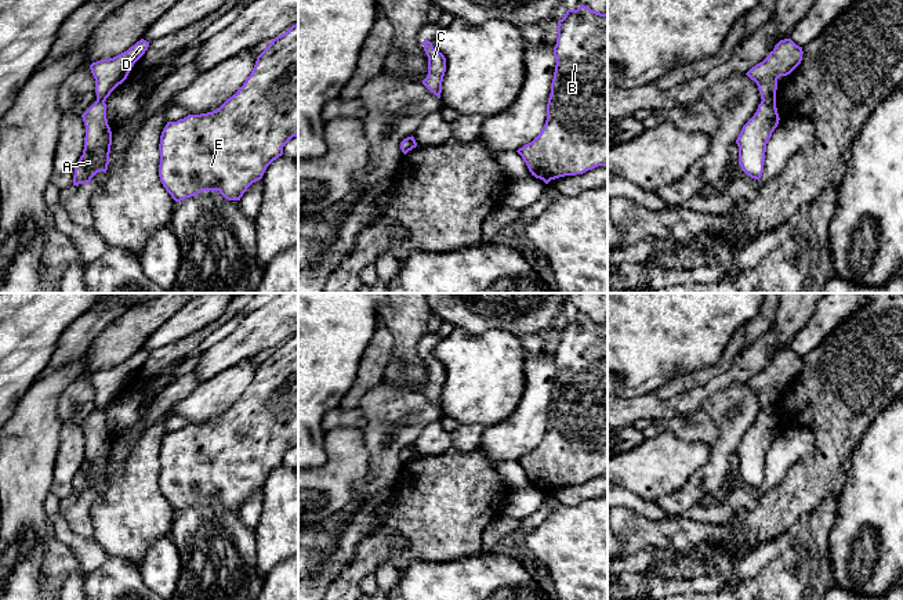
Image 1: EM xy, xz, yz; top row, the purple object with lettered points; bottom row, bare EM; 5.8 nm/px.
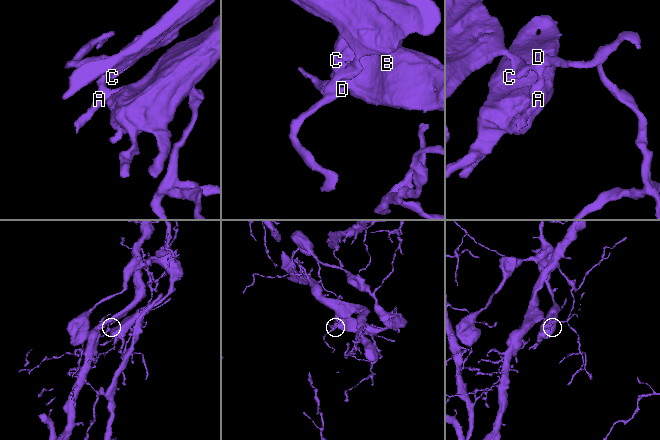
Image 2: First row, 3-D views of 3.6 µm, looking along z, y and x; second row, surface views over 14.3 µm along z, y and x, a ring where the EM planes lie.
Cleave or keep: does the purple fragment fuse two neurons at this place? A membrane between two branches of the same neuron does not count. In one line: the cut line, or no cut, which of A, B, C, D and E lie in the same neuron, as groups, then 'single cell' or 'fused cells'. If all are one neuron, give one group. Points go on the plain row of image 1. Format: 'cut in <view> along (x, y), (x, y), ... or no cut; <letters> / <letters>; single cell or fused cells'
cut in yz along (762, 408), (769, 407), (775, 415); A B E / C D; fused cells

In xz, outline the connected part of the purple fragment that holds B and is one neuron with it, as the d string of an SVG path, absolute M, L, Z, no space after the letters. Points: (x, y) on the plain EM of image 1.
M583 314L567 319L558 330L554 366L556 375L545 434L532 452L516 460L532 485L545 494L608 476L608 324Z

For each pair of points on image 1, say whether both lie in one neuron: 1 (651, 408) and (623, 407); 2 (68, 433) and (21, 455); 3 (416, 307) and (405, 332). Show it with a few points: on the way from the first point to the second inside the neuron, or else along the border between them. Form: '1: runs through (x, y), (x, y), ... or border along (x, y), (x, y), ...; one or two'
1: runs through (644, 407), (630, 407); one
2: border along (62, 422), (57, 459), (53, 469); two
3: runs through (410, 313), (408, 315), (408, 326); one

